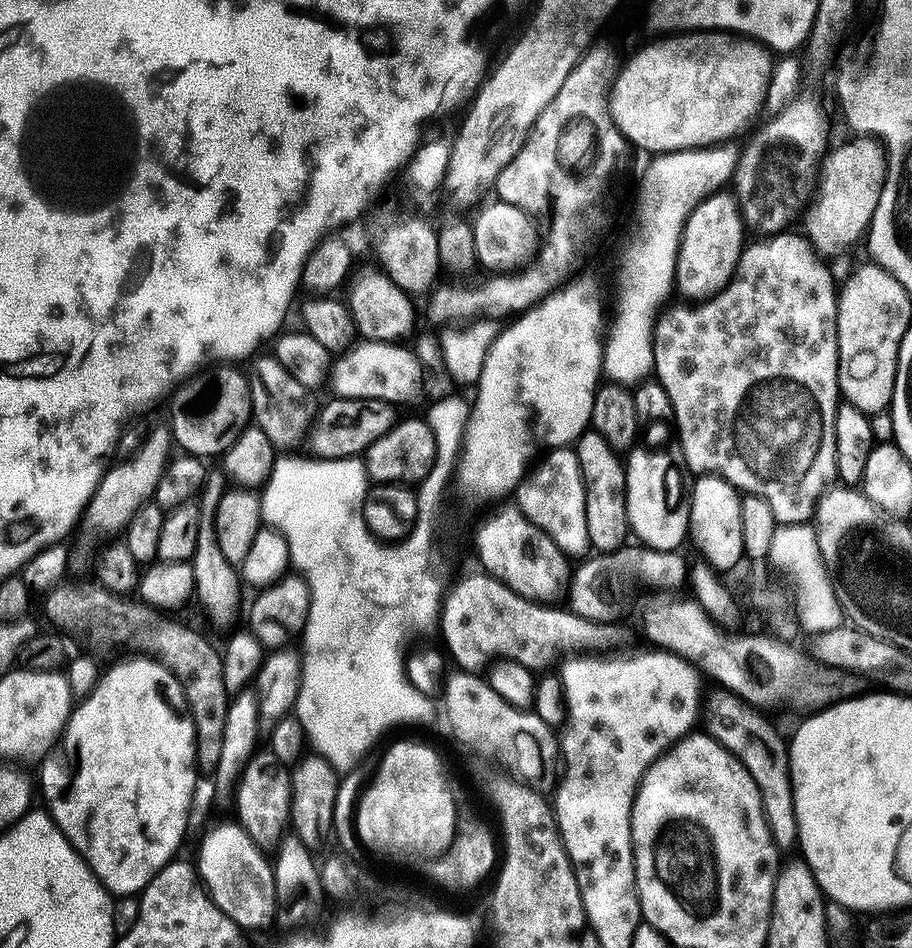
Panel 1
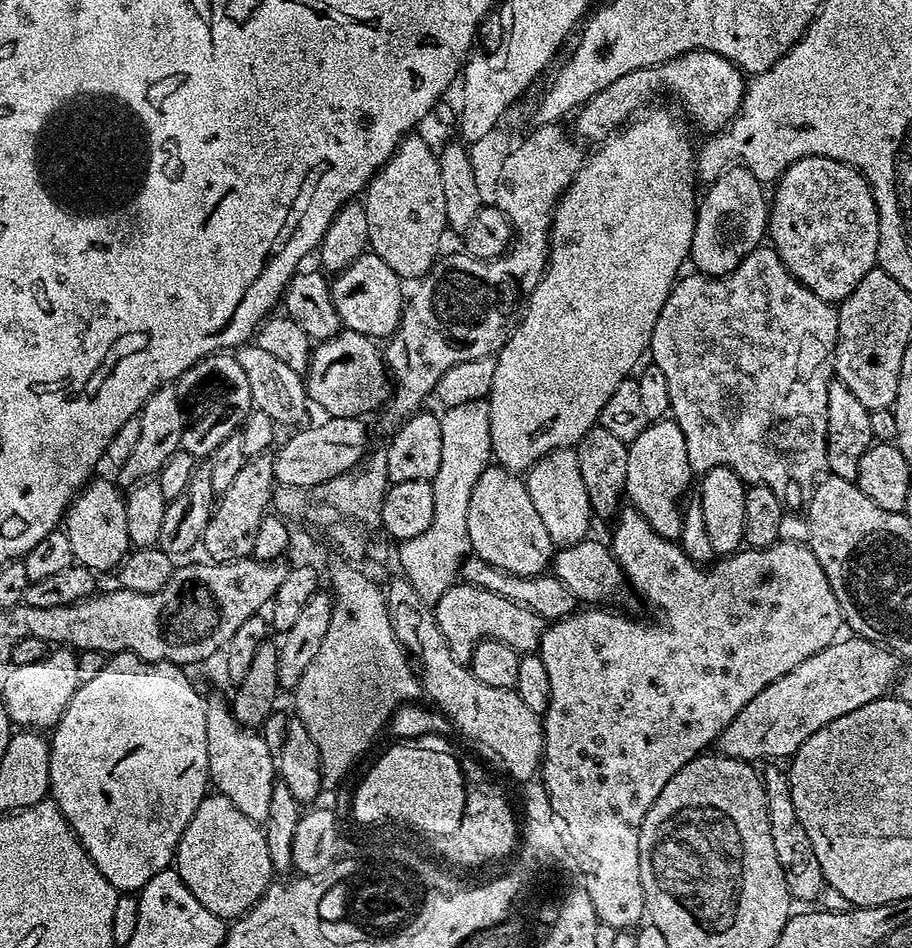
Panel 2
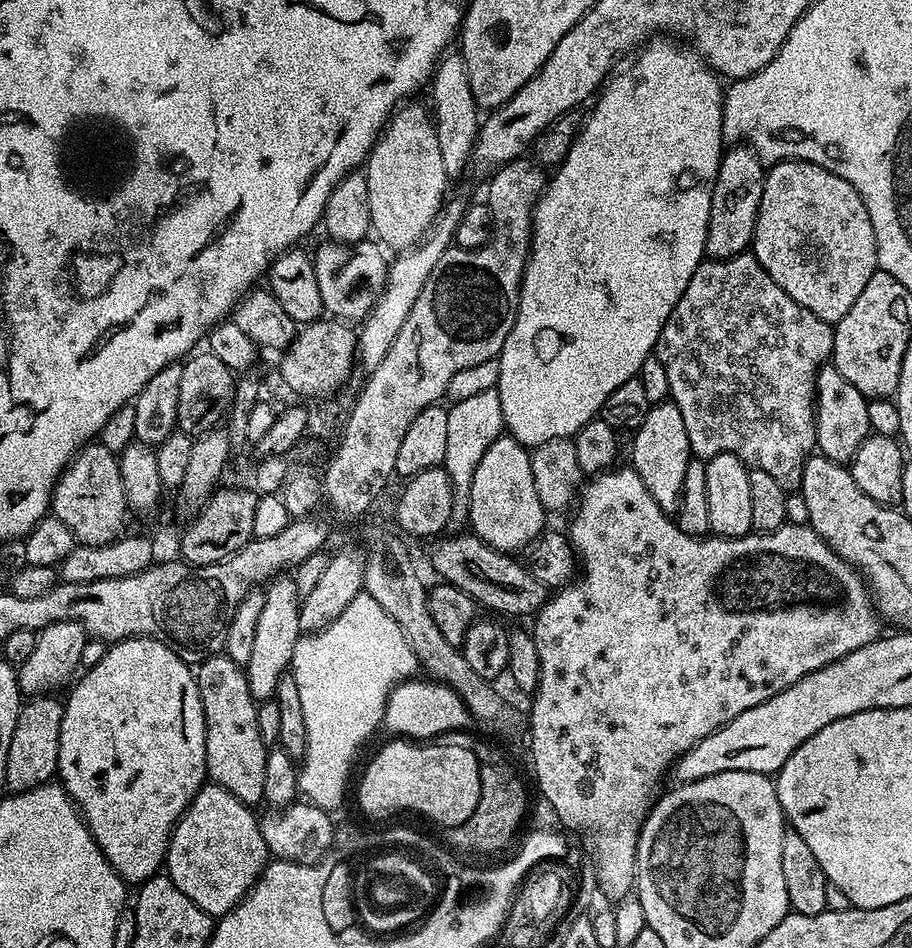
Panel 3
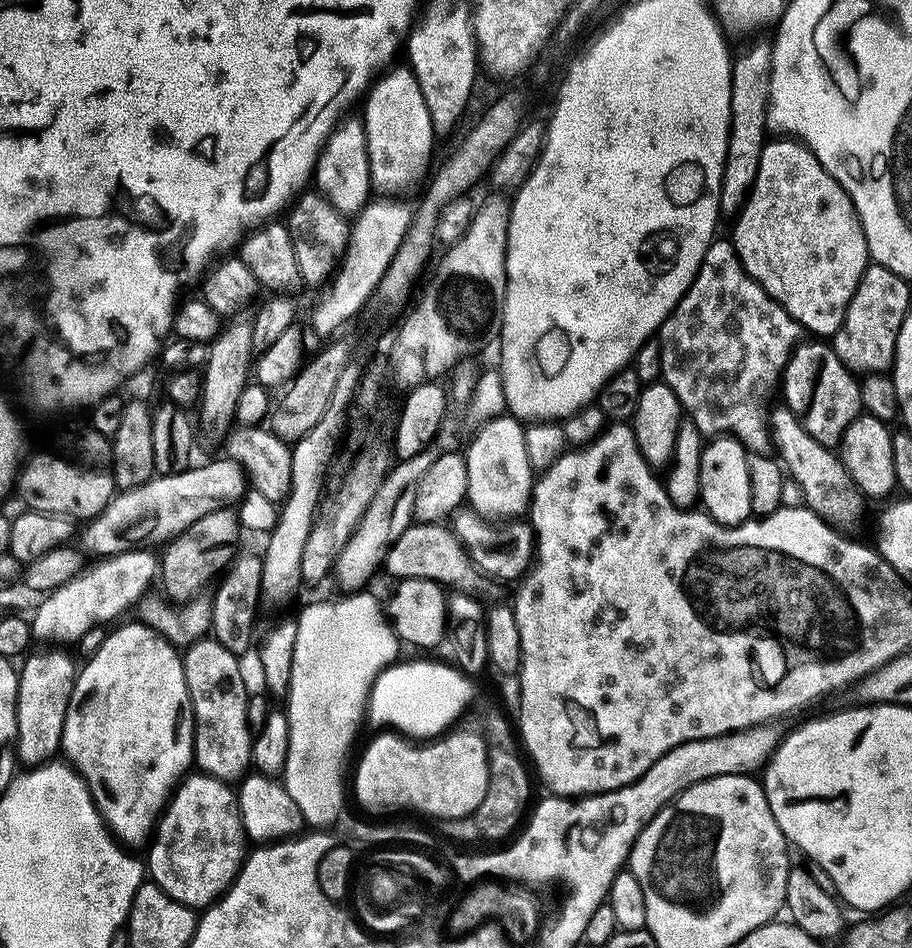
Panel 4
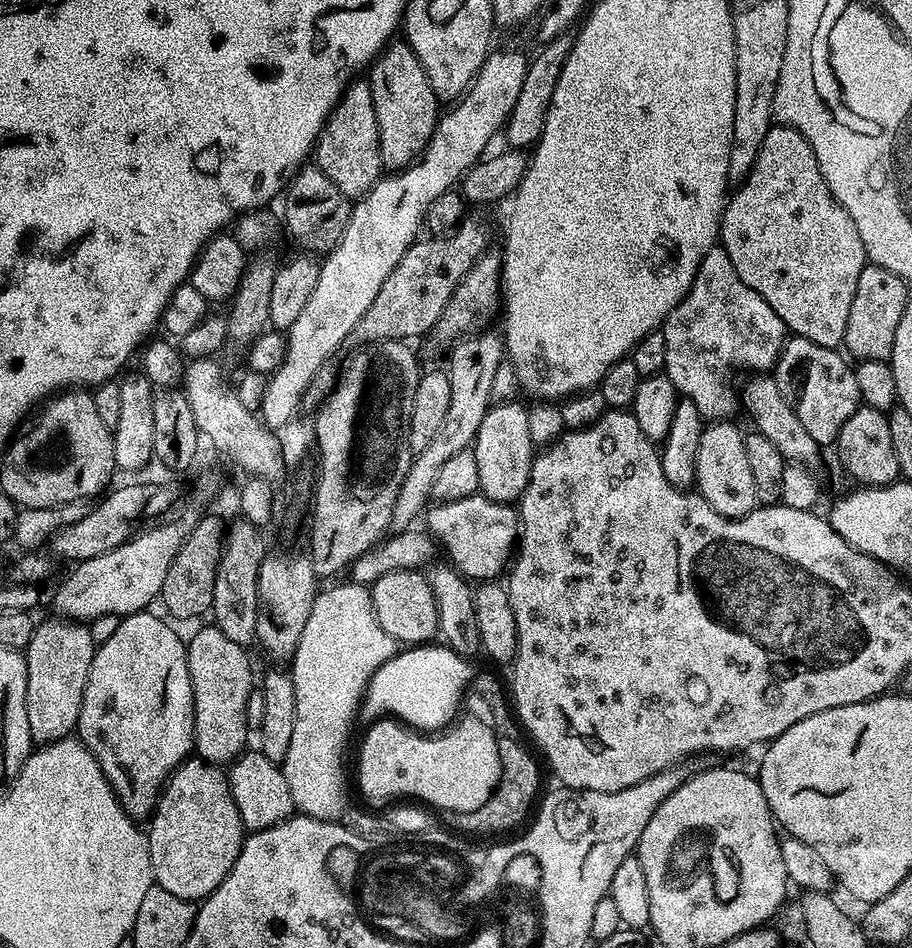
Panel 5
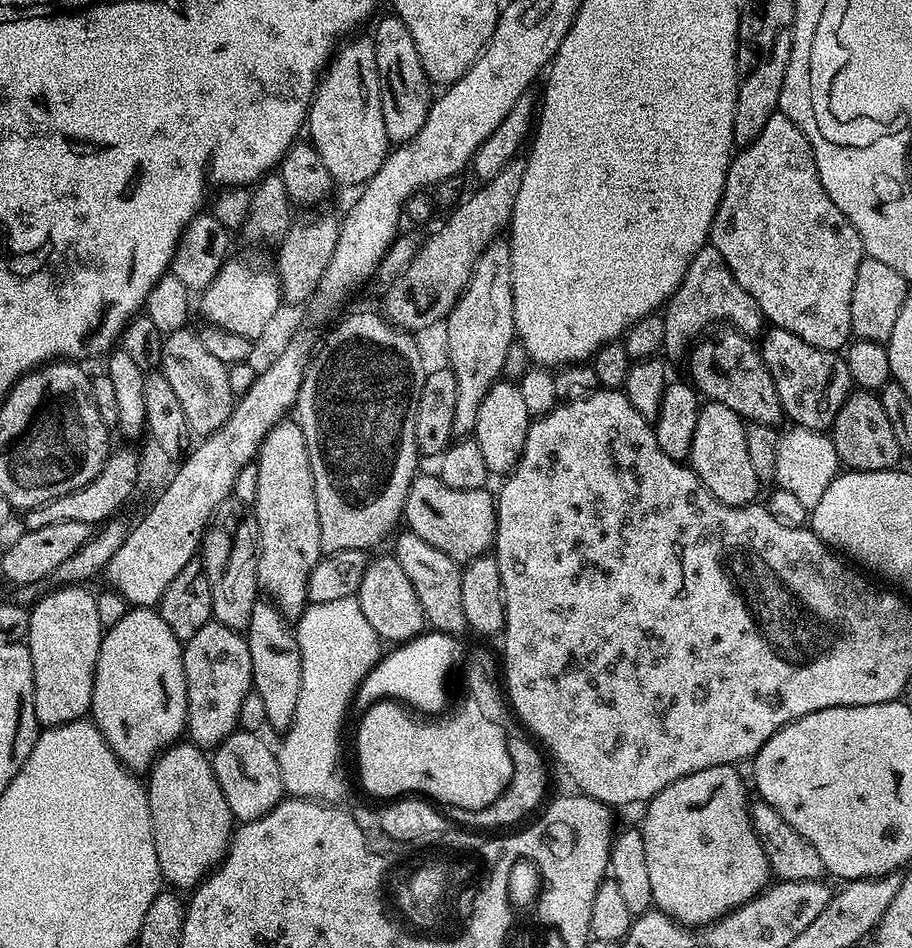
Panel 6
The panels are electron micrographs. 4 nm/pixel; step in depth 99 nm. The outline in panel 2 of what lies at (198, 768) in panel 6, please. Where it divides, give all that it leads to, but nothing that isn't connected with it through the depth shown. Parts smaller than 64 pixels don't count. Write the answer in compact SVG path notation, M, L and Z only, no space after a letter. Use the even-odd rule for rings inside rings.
M219 794L205 796L190 818L176 847L174 867L190 894L206 910L225 918L239 918L249 912L274 880L264 828L246 818L230 798Z

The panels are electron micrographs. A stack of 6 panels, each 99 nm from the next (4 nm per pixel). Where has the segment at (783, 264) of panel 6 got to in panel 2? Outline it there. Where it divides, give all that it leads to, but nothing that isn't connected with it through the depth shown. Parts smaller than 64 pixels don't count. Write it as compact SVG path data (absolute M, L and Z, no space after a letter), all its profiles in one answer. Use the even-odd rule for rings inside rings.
M801 156L782 172L776 184L776 193L770 196L767 239L797 282L818 294L818 298L843 302L878 264L880 215L876 209L876 199L872 197L872 186L859 168L840 160L831 160L829 156Z

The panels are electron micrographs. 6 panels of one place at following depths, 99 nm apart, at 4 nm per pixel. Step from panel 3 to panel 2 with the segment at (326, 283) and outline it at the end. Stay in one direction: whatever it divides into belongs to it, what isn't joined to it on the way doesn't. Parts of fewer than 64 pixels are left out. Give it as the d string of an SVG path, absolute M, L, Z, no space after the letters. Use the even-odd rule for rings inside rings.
M365 251L364 255L359 256L350 266L335 273L330 284L334 310L338 310L341 325L347 331L363 336L391 337L400 324L401 316L404 315L406 292L404 296L400 287L400 276L394 274L394 270L390 270L390 266L386 266L386 262L382 262L382 258L378 258L375 252Z

